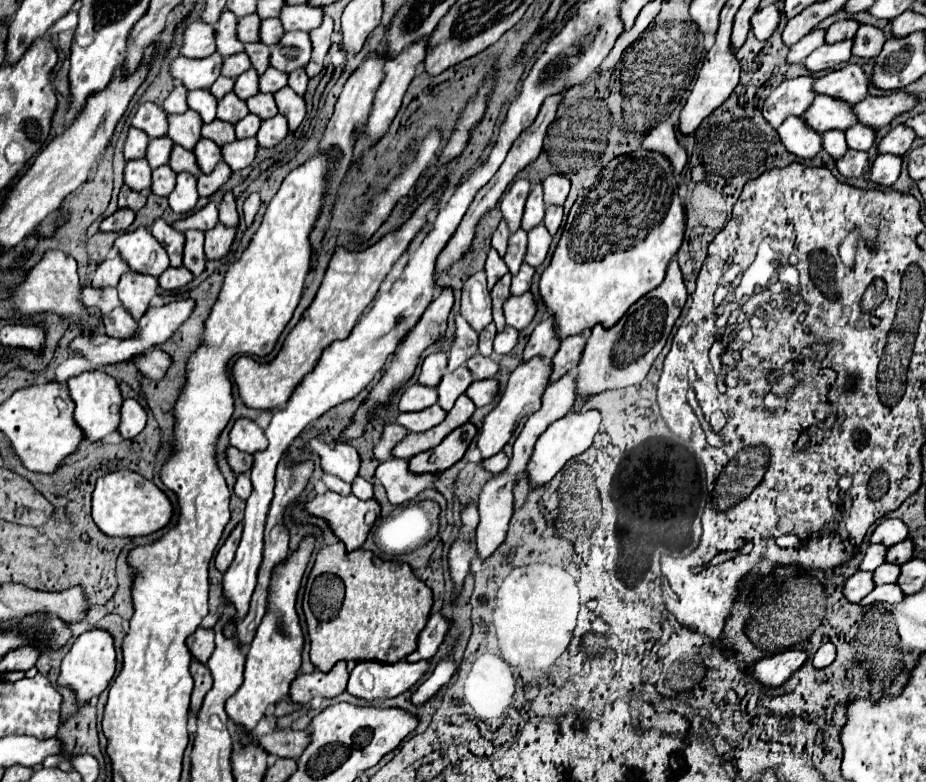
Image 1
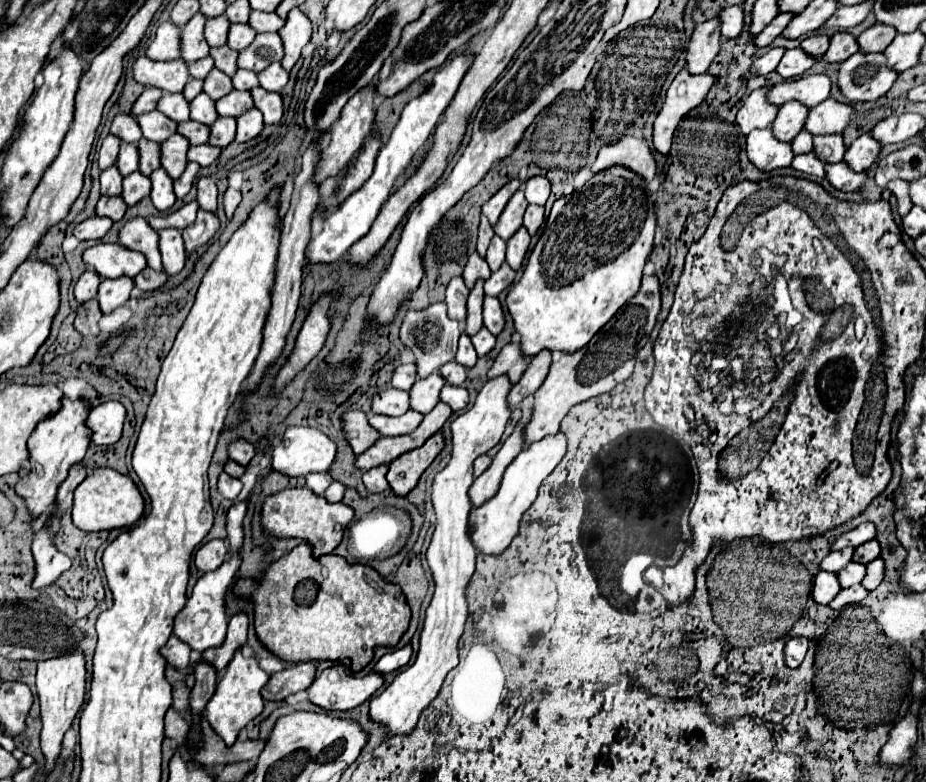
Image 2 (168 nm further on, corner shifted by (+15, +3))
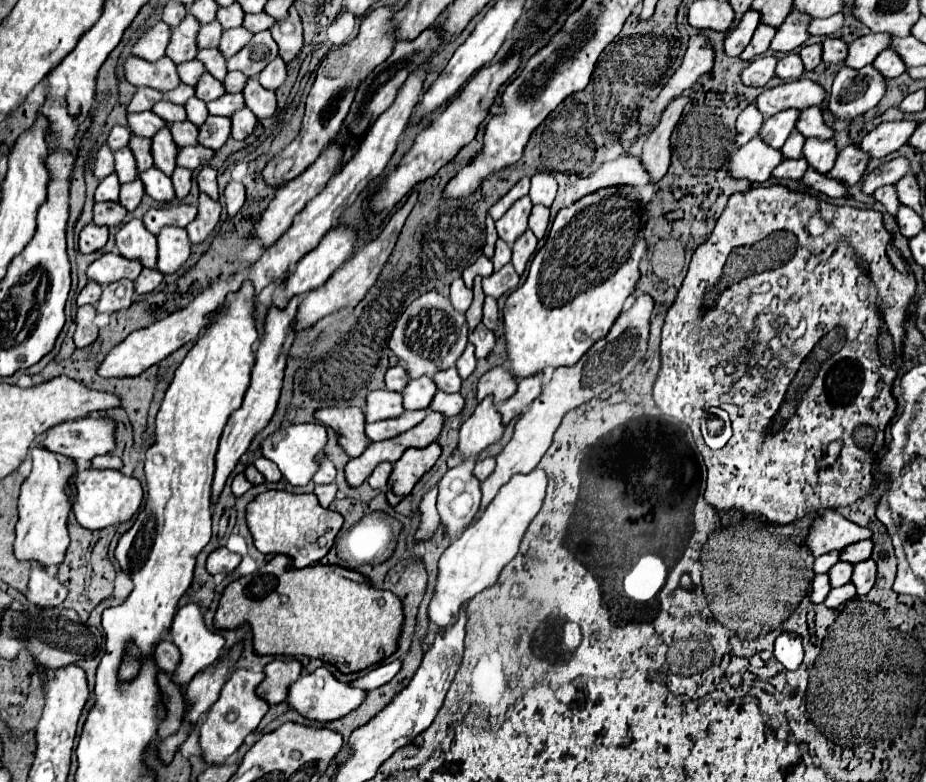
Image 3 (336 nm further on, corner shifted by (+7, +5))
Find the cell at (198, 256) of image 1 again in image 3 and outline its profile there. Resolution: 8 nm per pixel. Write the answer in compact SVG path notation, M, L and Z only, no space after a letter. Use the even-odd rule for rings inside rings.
M165 227L157 235L159 245L159 261L157 269L167 273L175 273L191 255L191 243L187 231L181 227Z

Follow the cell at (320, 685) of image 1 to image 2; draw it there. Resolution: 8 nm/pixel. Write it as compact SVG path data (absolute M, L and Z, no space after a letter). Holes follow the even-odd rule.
M297 663L279 673L271 673L261 693L263 693L263 699L267 701L283 701L289 695L307 689L313 683L313 679L315 679L315 665Z

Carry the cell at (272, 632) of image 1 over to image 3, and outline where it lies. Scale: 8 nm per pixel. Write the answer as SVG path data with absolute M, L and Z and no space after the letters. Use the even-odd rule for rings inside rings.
M235 669L229 677L229 681L223 685L223 691L215 705L209 709L207 719L203 721L199 729L199 745L203 751L203 759L207 763L223 763L231 753L235 753L245 737L257 729L263 715L269 711L269 703L261 697L257 697L255 689L265 679L263 673L253 673L249 669Z

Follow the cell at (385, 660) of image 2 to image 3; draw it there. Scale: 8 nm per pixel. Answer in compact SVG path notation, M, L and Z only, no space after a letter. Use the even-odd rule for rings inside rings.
M393 661L393 663L383 663L371 671L367 671L363 677L359 677L357 681L353 681L355 687L361 687L365 691L371 691L371 689L377 689L381 685L385 685L387 681L391 681L401 669L401 661Z

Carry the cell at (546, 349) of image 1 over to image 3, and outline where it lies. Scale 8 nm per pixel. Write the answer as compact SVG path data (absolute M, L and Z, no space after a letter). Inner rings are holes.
M497 365L497 367L493 367L491 371L487 371L479 379L477 399L481 401L483 397L493 395L495 397L495 403L499 403L503 399L509 399L515 391L517 391L517 379L513 377L513 373L507 367Z

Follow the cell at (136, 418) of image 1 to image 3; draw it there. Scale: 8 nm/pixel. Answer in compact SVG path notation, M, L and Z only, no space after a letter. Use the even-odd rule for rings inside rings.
M83 417L51 427L41 445L75 459L79 469L87 469L95 455L115 449L115 429L117 421L113 417Z

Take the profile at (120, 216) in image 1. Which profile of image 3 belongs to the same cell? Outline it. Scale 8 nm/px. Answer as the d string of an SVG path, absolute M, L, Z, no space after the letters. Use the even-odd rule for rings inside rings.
M89 223L79 233L79 251L91 253L91 251L97 251L97 249L103 249L105 243L107 243L107 237L109 237L109 229L105 225L99 227L95 223Z

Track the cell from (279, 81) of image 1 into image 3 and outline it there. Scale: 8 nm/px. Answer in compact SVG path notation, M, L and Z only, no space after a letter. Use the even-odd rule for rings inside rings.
M231 71L231 73L225 77L223 85L225 85L225 89L227 89L229 93L239 93L239 91L243 91L243 87L245 87L247 81L249 81L249 77L245 77L241 71Z

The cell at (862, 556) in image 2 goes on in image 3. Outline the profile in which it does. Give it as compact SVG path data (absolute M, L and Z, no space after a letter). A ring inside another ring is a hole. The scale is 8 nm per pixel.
M867 539L867 541L857 541L849 547L845 547L841 551L841 561L847 561L847 563L861 563L861 561L867 561L873 553L873 541Z

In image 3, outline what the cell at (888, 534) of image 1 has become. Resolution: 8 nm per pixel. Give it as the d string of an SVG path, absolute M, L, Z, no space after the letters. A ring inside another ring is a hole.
M827 509L811 525L807 543L809 543L809 549L813 551L813 555L819 557L833 549L841 551L841 547L847 547L847 545L863 541L863 539L871 539L871 535L873 535L871 529L849 523L841 515L837 515L837 511Z

